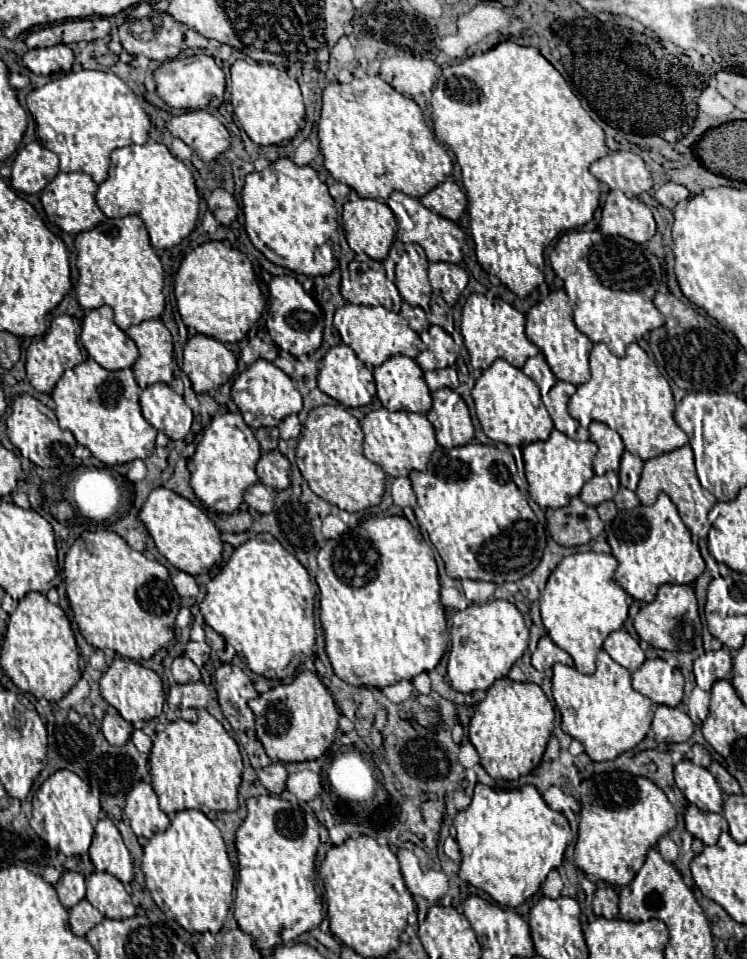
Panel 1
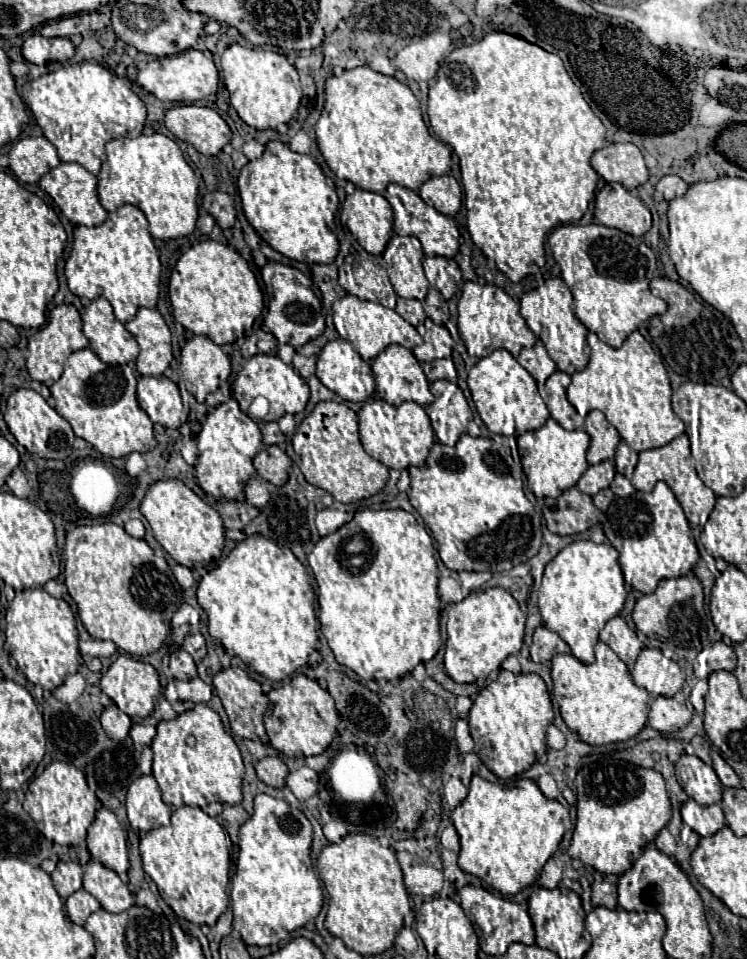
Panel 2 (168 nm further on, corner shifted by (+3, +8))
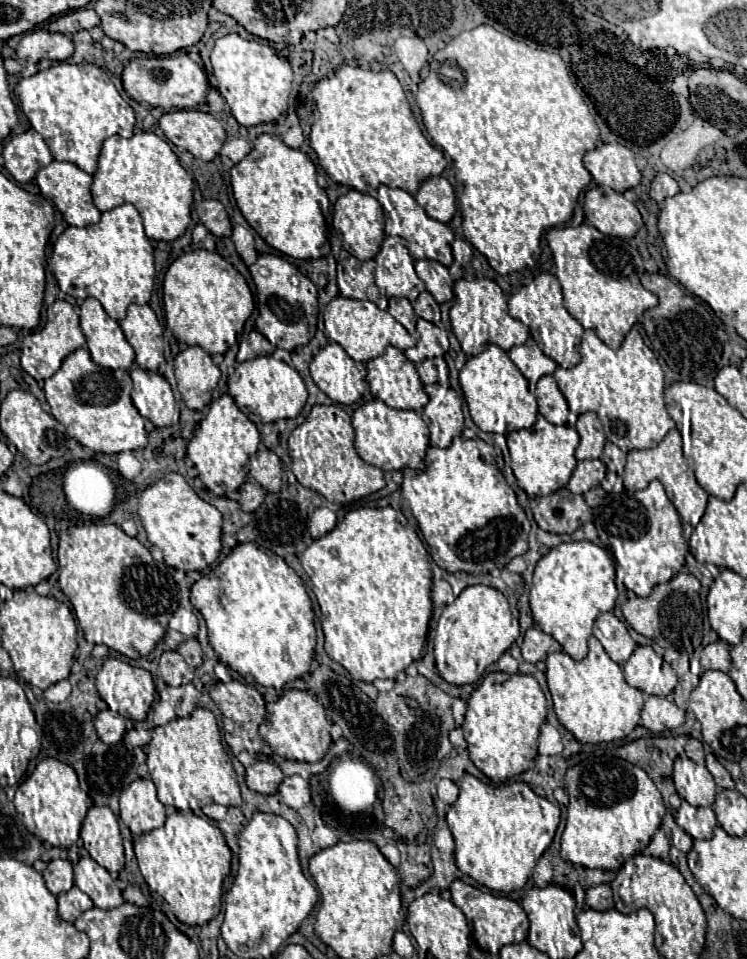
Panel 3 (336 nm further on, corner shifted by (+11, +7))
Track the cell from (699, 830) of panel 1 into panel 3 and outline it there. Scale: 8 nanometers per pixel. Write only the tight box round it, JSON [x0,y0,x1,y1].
[675,801,717,839]

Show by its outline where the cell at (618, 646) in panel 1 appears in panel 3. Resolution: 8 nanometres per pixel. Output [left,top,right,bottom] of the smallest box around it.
[593,611,637,665]

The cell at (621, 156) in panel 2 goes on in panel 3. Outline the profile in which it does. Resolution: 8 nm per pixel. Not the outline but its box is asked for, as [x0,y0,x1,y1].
[583,143,641,193]

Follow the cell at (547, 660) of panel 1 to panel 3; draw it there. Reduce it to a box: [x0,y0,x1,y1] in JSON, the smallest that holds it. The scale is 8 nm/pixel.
[521,627,561,663]

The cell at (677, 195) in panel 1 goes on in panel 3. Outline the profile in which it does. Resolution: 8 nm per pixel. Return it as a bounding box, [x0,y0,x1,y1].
[649,173,679,203]

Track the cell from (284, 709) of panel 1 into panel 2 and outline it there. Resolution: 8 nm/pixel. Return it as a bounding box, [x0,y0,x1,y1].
[265,674,339,758]

